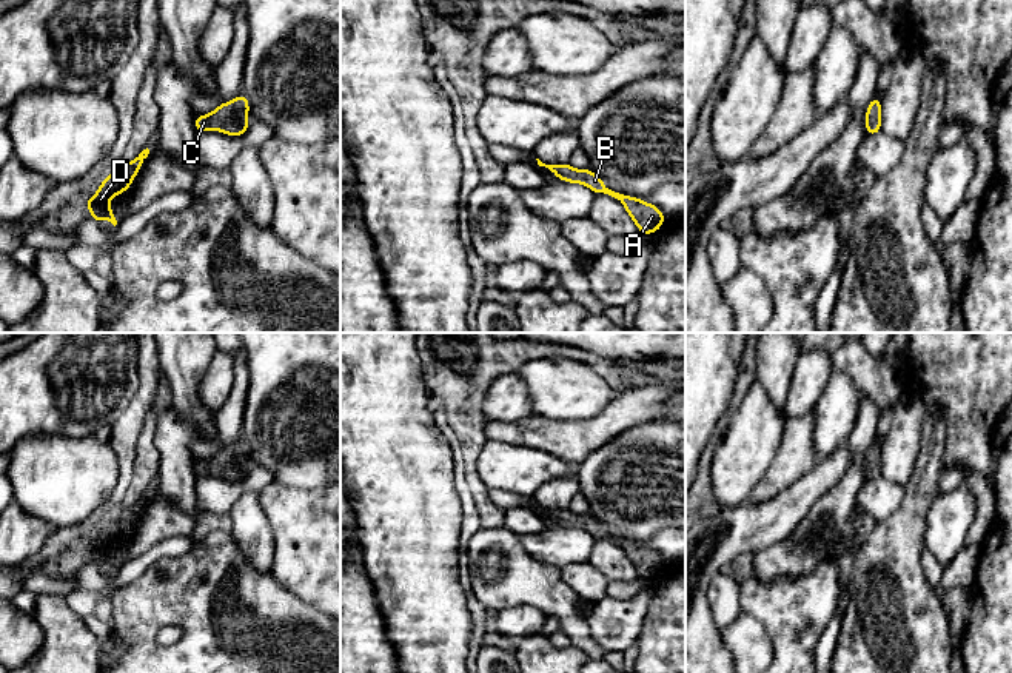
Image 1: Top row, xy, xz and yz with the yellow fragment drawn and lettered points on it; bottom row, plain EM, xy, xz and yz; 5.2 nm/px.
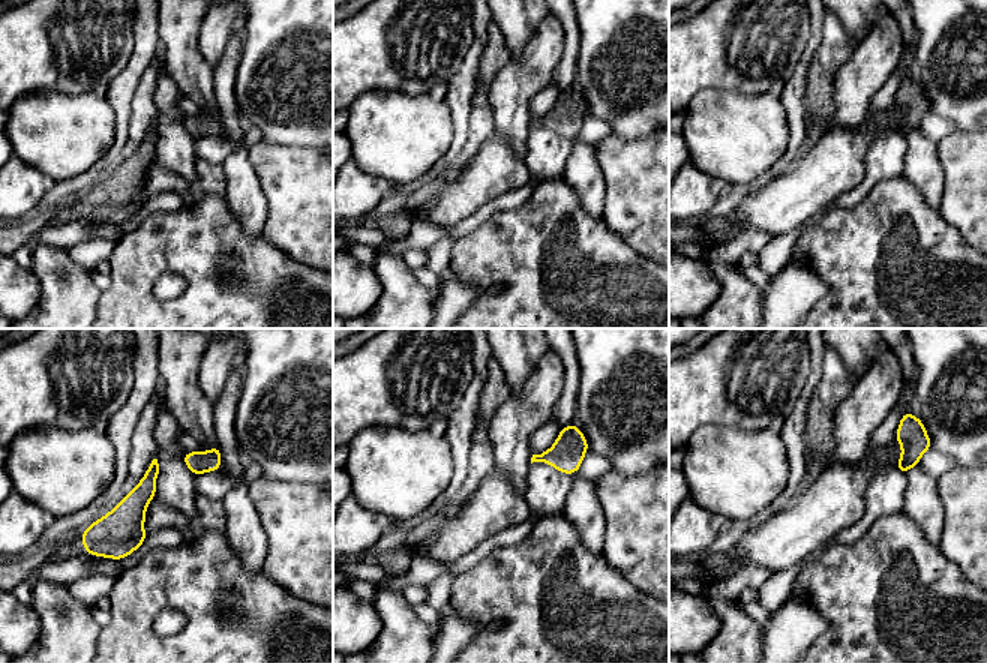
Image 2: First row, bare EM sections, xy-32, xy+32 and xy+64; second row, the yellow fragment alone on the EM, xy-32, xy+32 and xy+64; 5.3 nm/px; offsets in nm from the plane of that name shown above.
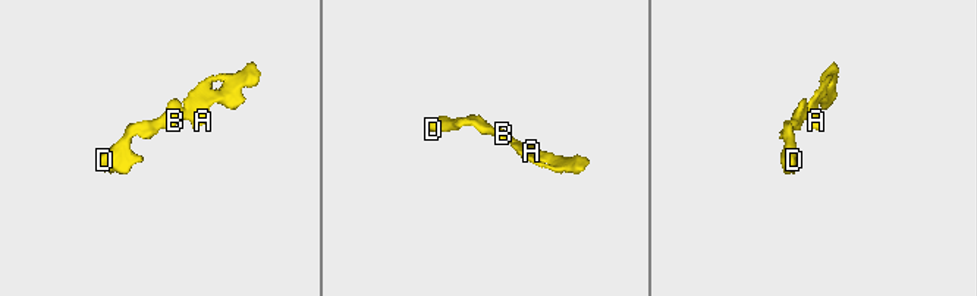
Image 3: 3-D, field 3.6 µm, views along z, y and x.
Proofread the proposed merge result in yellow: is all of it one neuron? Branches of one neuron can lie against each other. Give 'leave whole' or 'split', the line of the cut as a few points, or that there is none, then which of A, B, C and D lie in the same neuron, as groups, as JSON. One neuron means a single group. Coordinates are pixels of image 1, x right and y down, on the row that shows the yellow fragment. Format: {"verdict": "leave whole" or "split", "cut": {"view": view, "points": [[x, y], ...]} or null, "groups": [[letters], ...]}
{"verdict": "leave whole", "cut": null, "groups": [["A", "B", "C", "D"]]}

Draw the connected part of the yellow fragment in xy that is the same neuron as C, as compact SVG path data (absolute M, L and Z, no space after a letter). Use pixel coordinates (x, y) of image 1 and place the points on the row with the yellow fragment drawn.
M239 94L233 102L220 103L213 112L194 117L194 128L200 131L222 131L230 137L246 132L250 100Z

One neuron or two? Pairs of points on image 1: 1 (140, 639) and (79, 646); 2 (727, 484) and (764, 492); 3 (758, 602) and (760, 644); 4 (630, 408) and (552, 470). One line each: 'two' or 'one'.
1: two
2: two
3: two
4: two

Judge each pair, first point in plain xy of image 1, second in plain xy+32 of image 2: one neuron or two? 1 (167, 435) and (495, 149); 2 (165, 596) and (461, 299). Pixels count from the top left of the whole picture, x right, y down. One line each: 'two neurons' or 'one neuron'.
1: two neurons
2: two neurons

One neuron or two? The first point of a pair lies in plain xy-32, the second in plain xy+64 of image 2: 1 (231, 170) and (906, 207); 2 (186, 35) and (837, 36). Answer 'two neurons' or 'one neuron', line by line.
1: two neurons
2: two neurons

